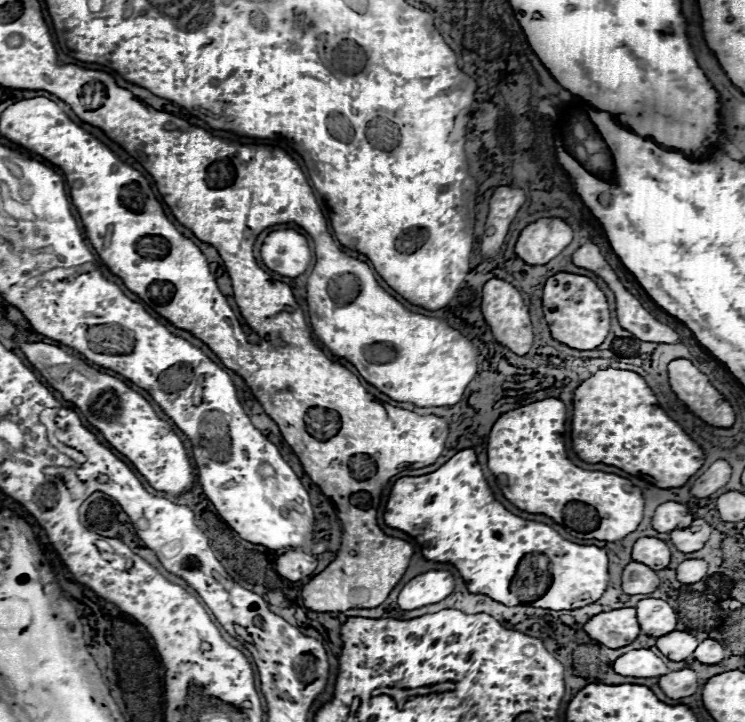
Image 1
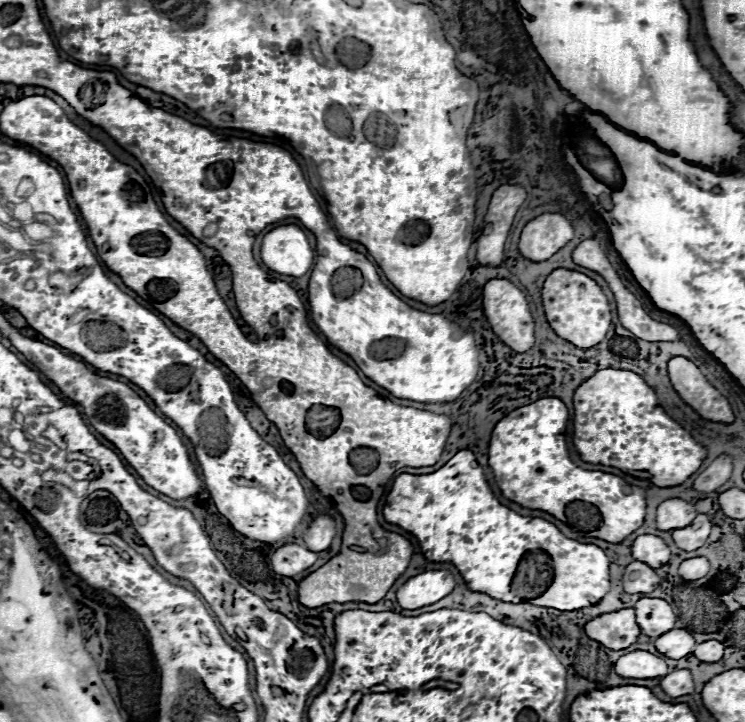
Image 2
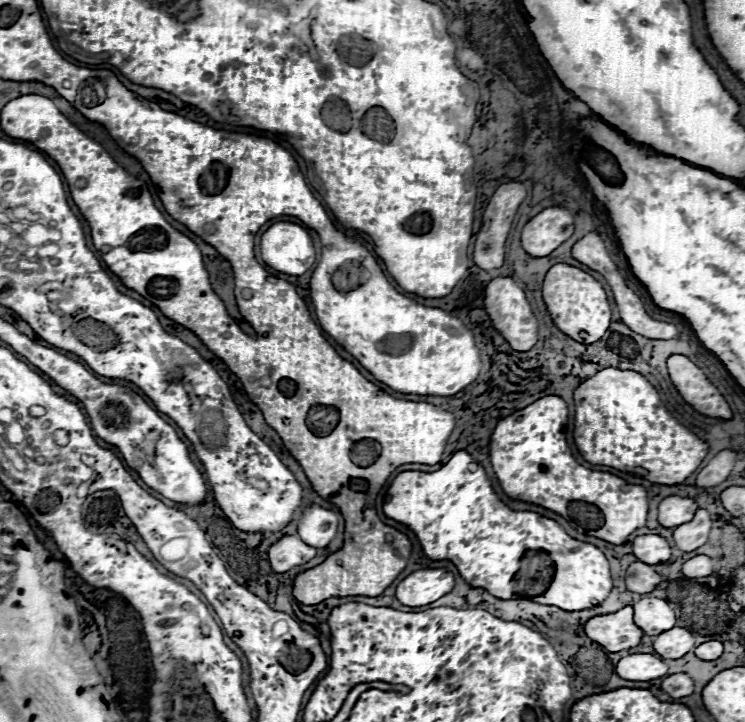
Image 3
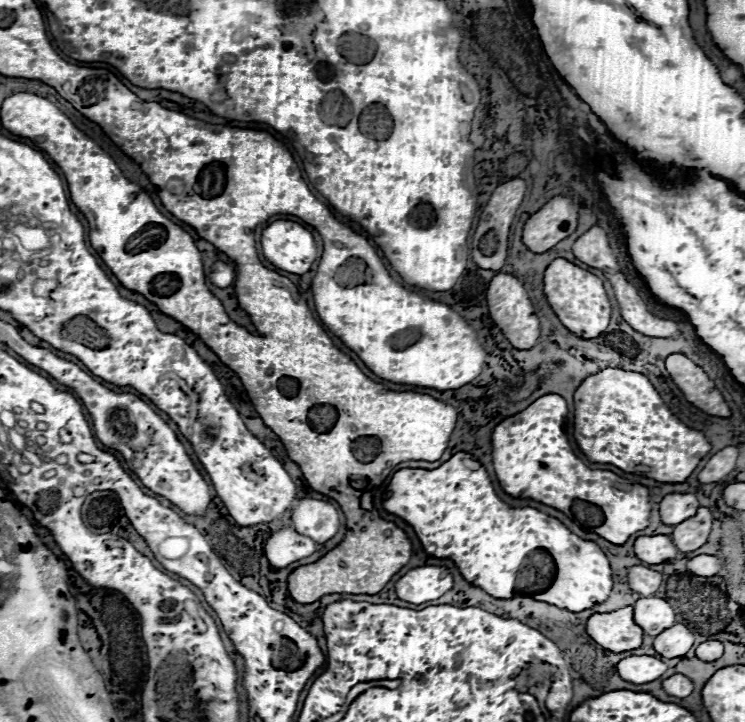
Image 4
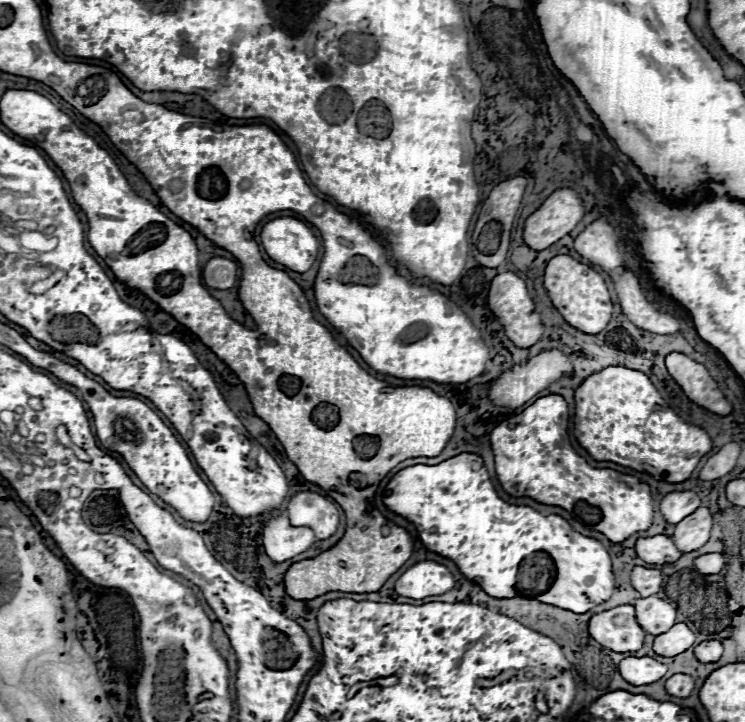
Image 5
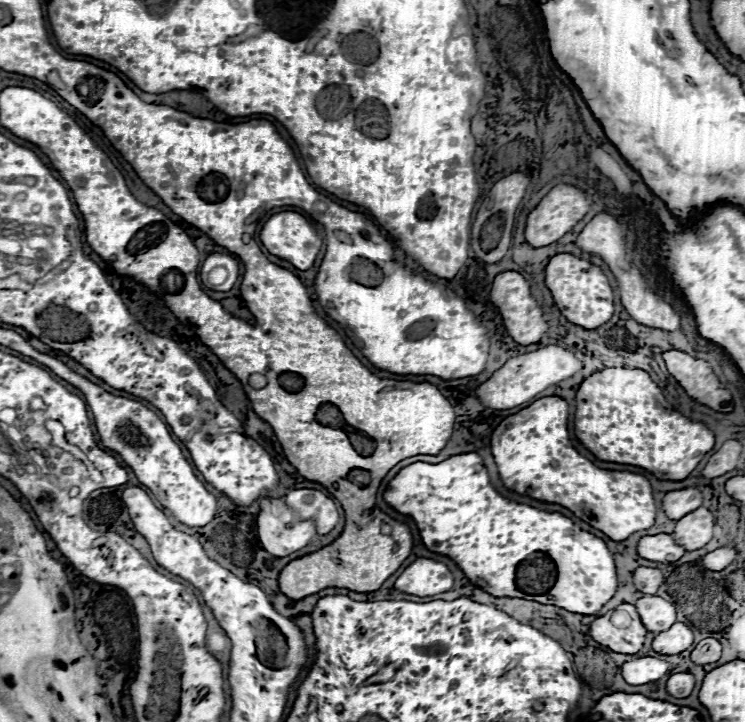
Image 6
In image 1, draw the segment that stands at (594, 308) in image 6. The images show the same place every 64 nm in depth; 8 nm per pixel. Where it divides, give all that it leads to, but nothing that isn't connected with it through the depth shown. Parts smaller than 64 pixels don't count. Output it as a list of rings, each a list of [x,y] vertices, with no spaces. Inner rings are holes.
[[[560,272],[548,278],[544,286],[544,318],[550,326],[552,338],[574,348],[574,350],[594,350],[608,336],[610,310],[604,292],[586,276]]]

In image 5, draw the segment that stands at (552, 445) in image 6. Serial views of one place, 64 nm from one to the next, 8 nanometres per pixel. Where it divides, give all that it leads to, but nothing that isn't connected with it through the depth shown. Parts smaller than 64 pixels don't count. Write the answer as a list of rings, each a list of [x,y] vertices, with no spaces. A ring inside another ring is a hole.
[[[550,394],[538,398],[524,412],[500,422],[492,434],[492,450],[496,460],[496,474],[502,488],[512,496],[528,496],[542,504],[572,510],[576,502],[584,500],[602,512],[602,522],[594,530],[602,532],[610,542],[620,544],[652,524],[652,496],[650,486],[634,476],[626,476],[608,468],[592,468],[578,456],[566,432],[568,404],[562,396]]]

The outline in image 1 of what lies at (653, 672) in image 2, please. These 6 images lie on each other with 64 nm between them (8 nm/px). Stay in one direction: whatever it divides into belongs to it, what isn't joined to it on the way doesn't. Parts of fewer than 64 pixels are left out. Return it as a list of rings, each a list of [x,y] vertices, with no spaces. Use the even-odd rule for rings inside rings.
[[[646,648],[640,650],[630,650],[616,658],[614,670],[622,676],[634,676],[634,678],[654,678],[654,676],[664,676],[668,672],[666,664]]]

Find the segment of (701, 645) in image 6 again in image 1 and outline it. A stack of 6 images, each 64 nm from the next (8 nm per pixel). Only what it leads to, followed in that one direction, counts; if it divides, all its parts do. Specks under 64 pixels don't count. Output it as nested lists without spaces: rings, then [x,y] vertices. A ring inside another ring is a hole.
[[[708,638],[708,640],[704,640],[704,642],[698,644],[698,648],[694,650],[692,658],[698,660],[698,662],[702,662],[702,664],[712,666],[712,664],[718,664],[724,658],[724,648],[716,640]]]

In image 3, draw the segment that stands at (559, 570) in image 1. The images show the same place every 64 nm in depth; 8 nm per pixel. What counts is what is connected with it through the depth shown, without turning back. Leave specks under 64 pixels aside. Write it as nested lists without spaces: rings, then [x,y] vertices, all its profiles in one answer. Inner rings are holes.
[[[464,450],[456,452],[456,454],[454,454],[440,470],[436,470],[436,472],[412,472],[412,470],[400,472],[400,474],[394,478],[394,482],[390,484],[390,488],[388,488],[388,500],[386,500],[386,504],[384,504],[384,514],[386,514],[388,518],[392,518],[392,520],[396,520],[396,522],[400,522],[400,524],[404,524],[404,526],[408,526],[408,528],[416,534],[416,538],[418,538],[418,542],[420,542],[424,554],[426,554],[430,560],[450,560],[450,562],[454,562],[454,566],[458,568],[460,576],[462,576],[464,580],[468,580],[468,584],[472,584],[472,588],[484,588],[488,594],[492,594],[492,596],[496,596],[496,598],[500,598],[500,600],[518,599],[518,595],[512,592],[512,579],[518,571],[520,556],[522,556],[526,550],[546,550],[546,552],[550,554],[550,558],[554,560],[554,566],[556,566],[556,574],[554,574],[554,580],[552,580],[548,592],[533,597],[533,602],[548,606],[558,606],[560,610],[566,610],[566,612],[578,612],[578,610],[586,610],[586,608],[598,606],[598,604],[610,594],[610,590],[612,590],[612,578],[610,578],[608,560],[606,560],[606,556],[602,554],[600,548],[596,548],[594,544],[586,544],[586,542],[580,542],[580,540],[570,538],[570,536],[558,526],[558,522],[554,522],[554,520],[550,520],[550,518],[544,518],[544,516],[540,516],[540,514],[536,514],[536,512],[514,512],[514,510],[510,510],[506,504],[502,504],[502,502],[498,500],[496,492],[494,492],[492,486],[490,486],[490,480],[486,478],[484,468],[482,468],[480,464],[476,464],[474,458],[472,458],[468,452],[464,452]]]

